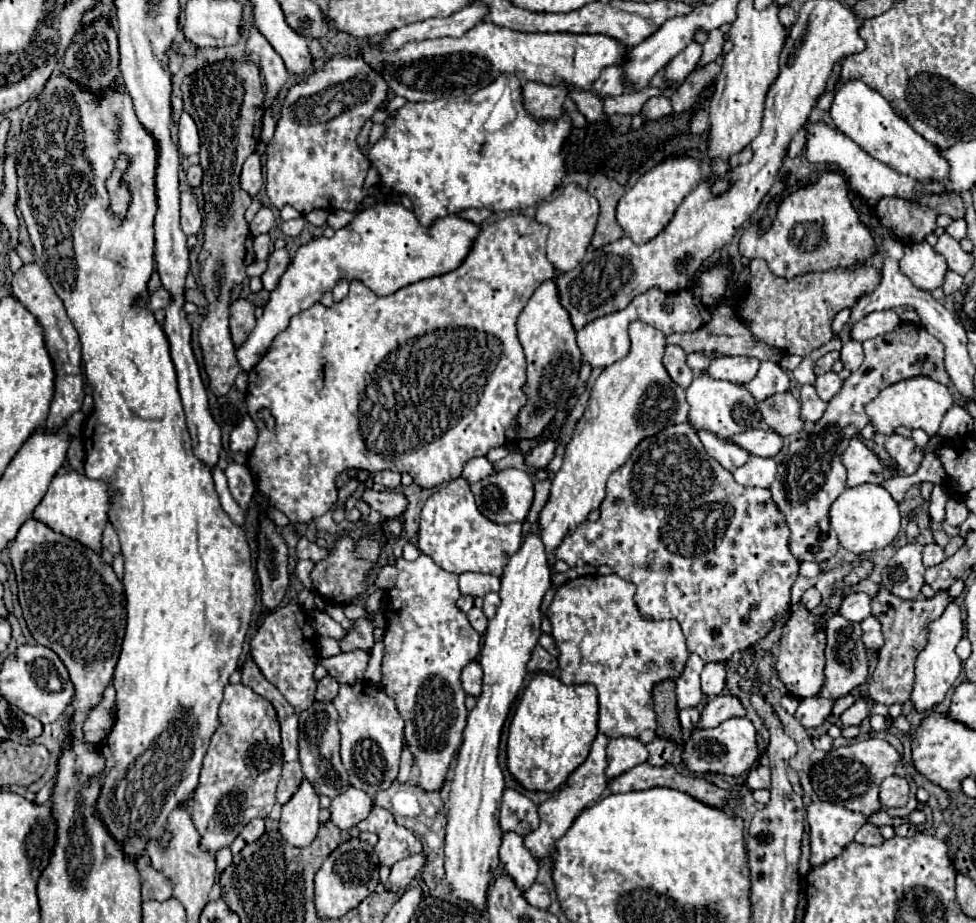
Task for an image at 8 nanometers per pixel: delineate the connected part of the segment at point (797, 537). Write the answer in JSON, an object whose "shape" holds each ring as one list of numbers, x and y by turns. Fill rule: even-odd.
{"shape":[[899,323,891,333,865,341,863,349,865,361,861,367,843,381,841,391,829,401,825,415,815,423,811,433,789,445,787,457,779,463,777,477,771,485,773,503,785,515,791,529,789,549,797,561,823,563,837,553,839,541,829,525,829,507,845,491,847,475,841,453,849,445,853,431,861,431,869,423,865,405,885,387,917,375,927,375,941,385,949,385,949,375,943,365,945,347,921,325]]}

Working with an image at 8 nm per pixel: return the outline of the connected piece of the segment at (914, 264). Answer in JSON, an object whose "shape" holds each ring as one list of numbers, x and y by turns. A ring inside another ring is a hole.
{"shape":[[927,241,905,245,905,255,899,261,899,269,923,291,933,291,943,285,947,273,947,261]]}

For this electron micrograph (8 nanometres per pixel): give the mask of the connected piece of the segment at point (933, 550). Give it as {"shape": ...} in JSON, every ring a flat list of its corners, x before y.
{"shape":[[931,543,931,545,925,545,925,547,923,547,923,565,925,565,925,567,939,565,943,559,945,559,943,549,941,549,937,543]]}

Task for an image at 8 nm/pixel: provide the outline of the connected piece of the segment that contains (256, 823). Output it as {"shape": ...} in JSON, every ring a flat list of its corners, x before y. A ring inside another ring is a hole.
{"shape":[[253,819,251,823,245,825,245,829,241,831,241,837,243,837,247,843,253,843,253,841,257,841,263,833,265,833,263,819]]}

